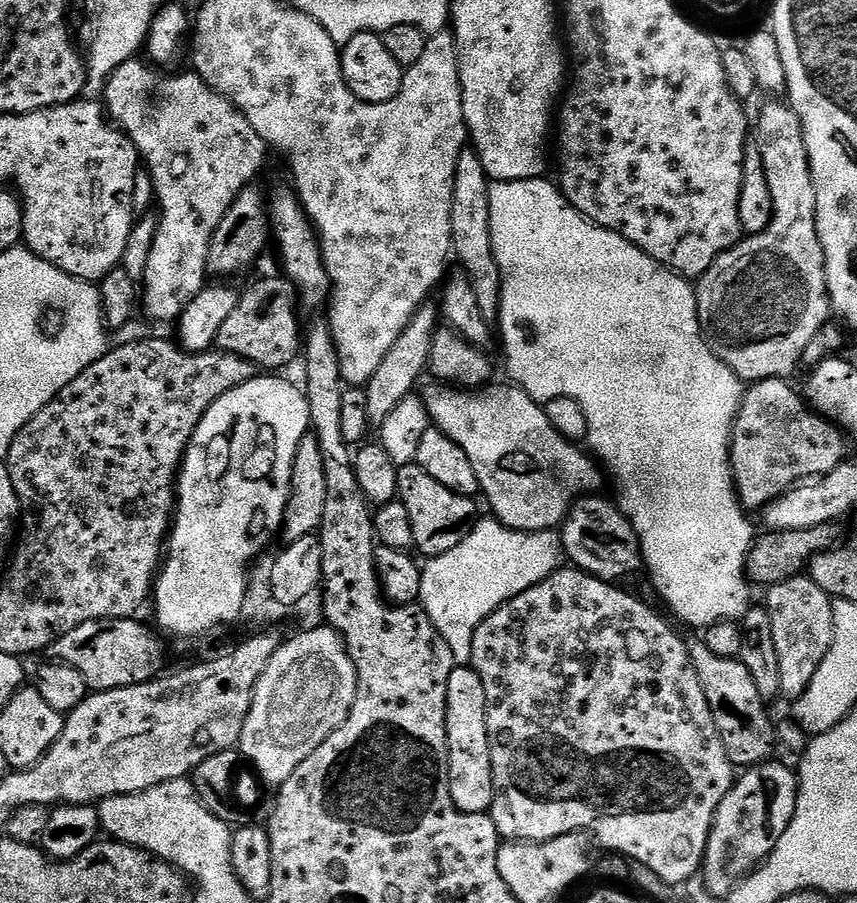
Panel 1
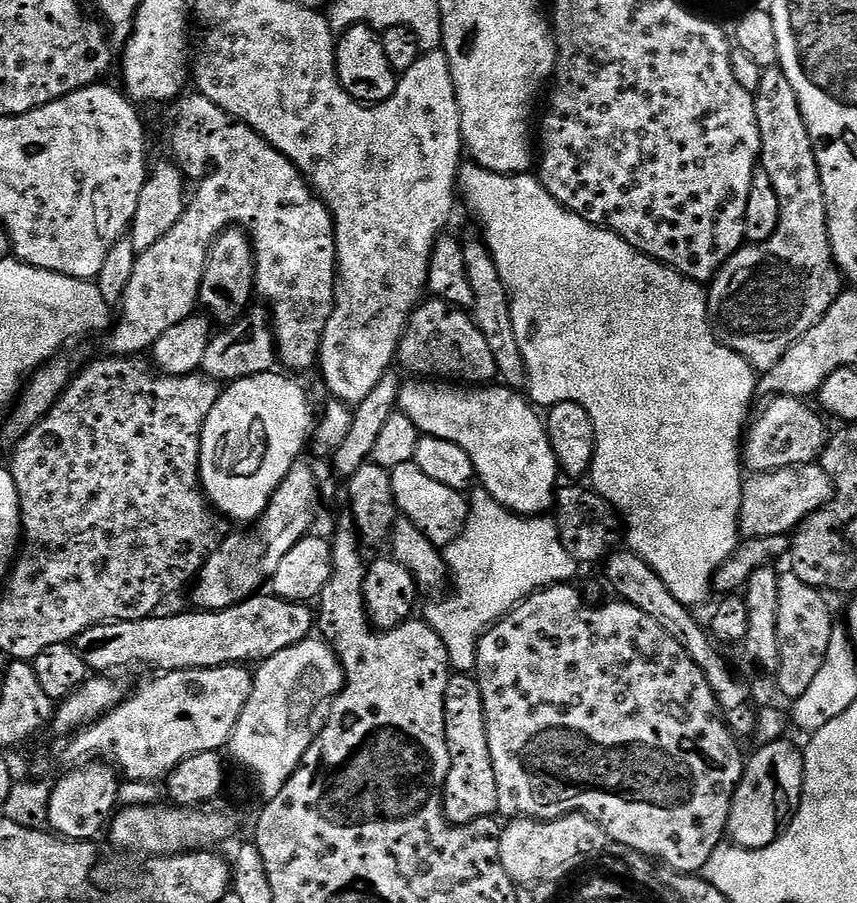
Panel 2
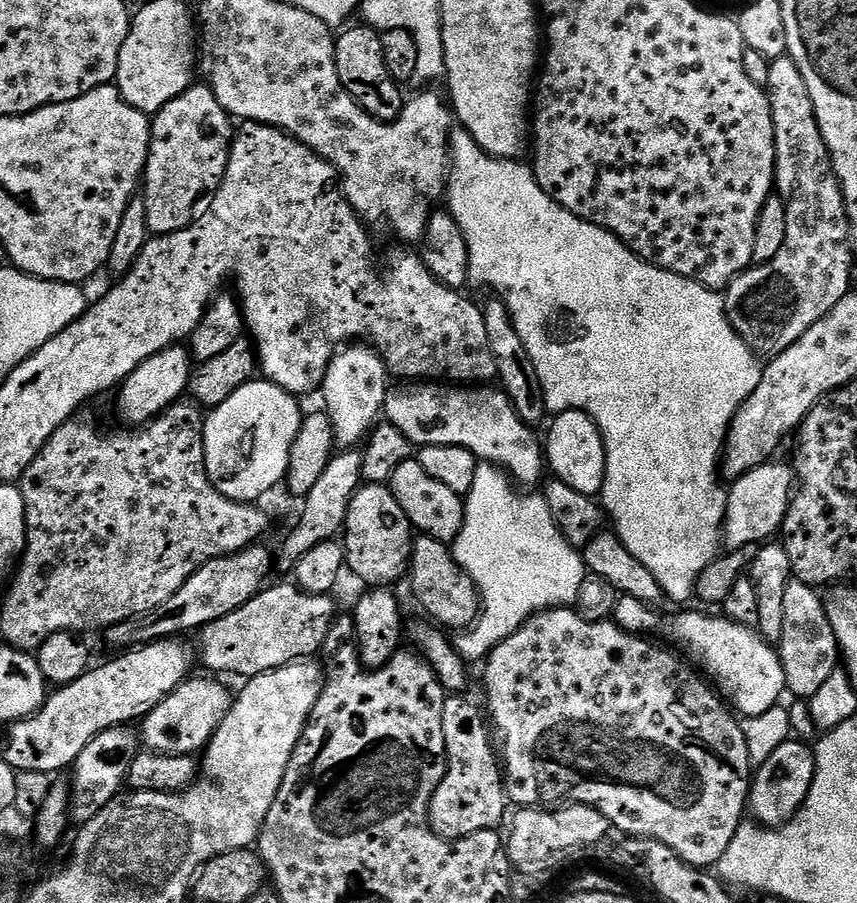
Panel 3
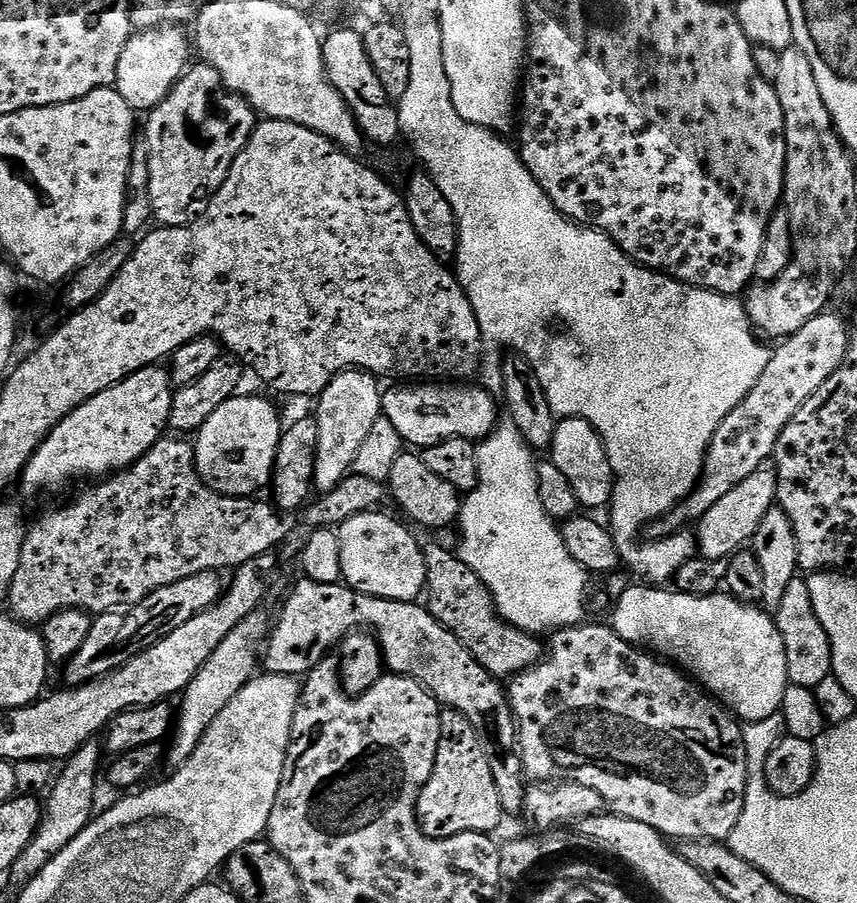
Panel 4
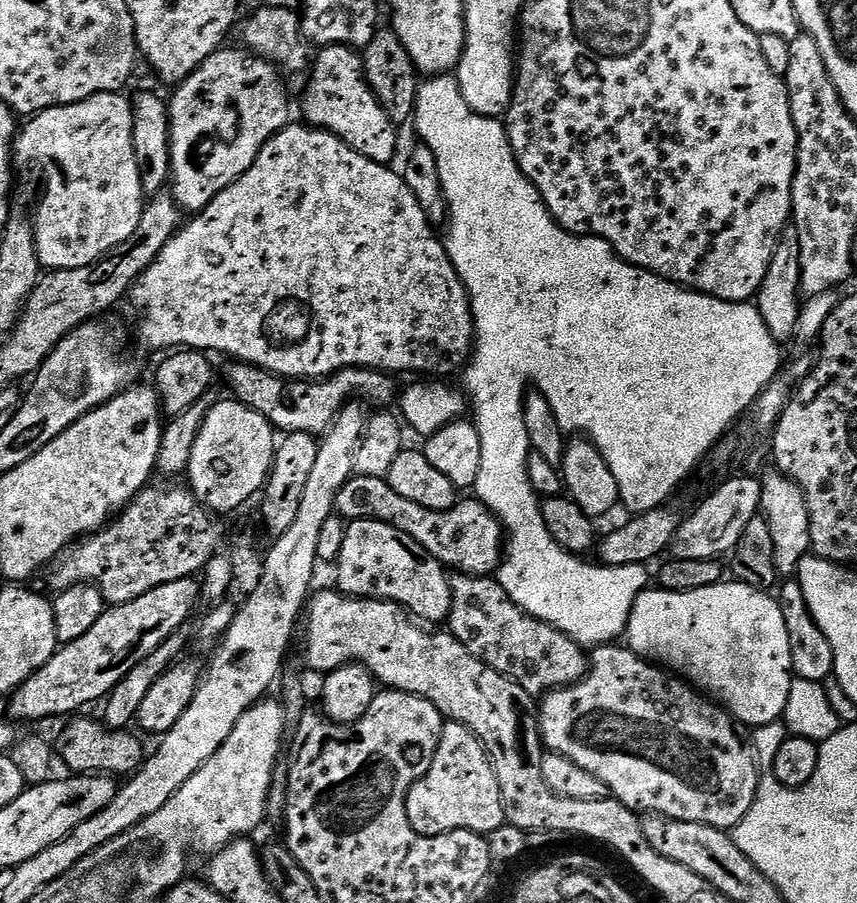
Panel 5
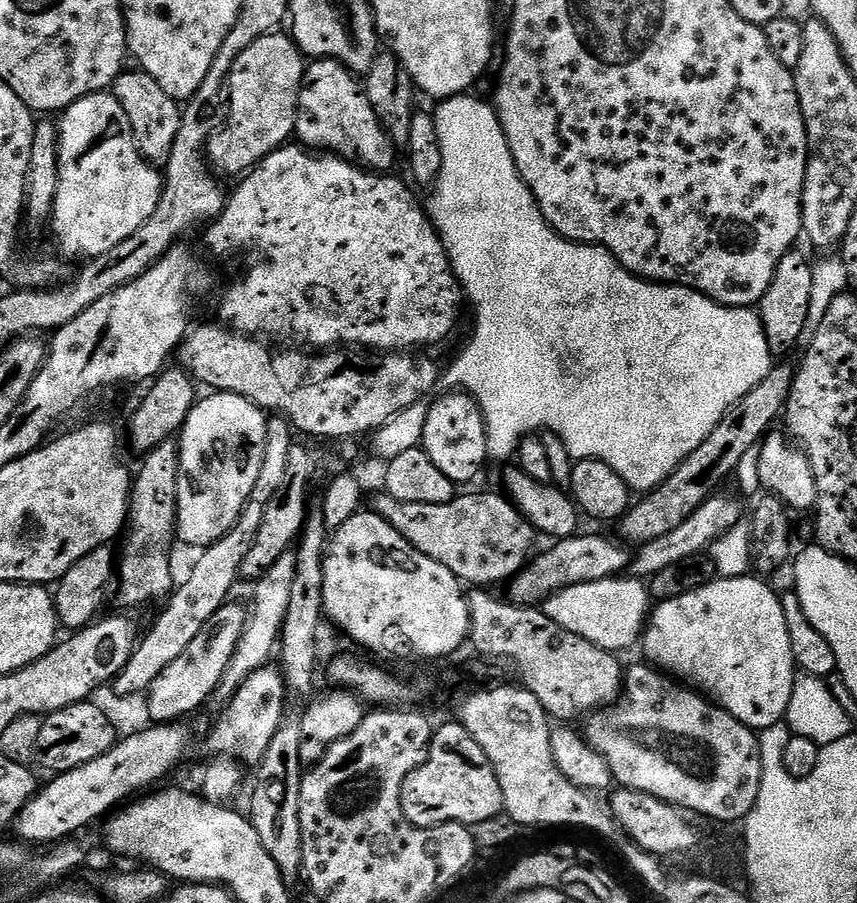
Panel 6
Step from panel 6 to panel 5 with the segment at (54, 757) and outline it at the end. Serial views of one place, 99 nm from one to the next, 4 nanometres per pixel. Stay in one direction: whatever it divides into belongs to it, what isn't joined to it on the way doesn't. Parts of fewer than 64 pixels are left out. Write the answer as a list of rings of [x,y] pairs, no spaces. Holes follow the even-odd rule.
[[[80,714],[75,718],[69,719],[64,729],[60,732],[60,737],[55,737],[54,747],[59,752],[60,757],[66,762],[66,766],[70,766],[70,770],[74,774],[111,774],[116,778],[128,778],[133,773],[139,771],[141,764],[146,757],[143,752],[140,736],[135,731],[107,728],[99,719],[91,720],[90,717],[84,716],[88,714]]]

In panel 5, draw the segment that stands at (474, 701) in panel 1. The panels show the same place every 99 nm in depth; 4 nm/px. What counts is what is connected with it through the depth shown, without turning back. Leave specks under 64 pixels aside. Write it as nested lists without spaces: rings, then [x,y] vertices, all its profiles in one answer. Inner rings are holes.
[[[445,723],[438,750],[434,754],[434,762],[430,762],[430,770],[408,792],[406,798],[406,814],[410,818],[410,826],[423,836],[441,836],[447,832],[479,832],[489,834],[502,827],[504,819],[504,803],[500,797],[500,787],[496,772],[492,768],[492,761],[488,753],[480,745],[480,739],[461,724]]]

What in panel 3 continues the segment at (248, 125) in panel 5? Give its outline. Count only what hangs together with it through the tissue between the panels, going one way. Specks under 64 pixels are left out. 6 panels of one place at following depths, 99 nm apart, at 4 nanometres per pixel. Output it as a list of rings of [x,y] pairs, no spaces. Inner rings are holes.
[[[196,82],[162,106],[151,117],[150,127],[148,161],[144,163],[142,177],[146,226],[152,236],[165,236],[189,228],[198,218],[196,204],[203,205],[224,181],[234,120],[222,102],[218,102],[214,90],[203,82]]]

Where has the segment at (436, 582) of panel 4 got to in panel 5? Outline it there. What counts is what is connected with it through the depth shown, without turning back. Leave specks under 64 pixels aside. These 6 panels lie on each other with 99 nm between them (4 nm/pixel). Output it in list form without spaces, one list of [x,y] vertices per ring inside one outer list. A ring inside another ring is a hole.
[[[456,574],[448,581],[452,605],[446,621],[447,631],[486,666],[509,676],[534,698],[554,688],[578,683],[590,663],[585,649],[562,630],[523,612],[502,590],[499,579],[492,576]]]

